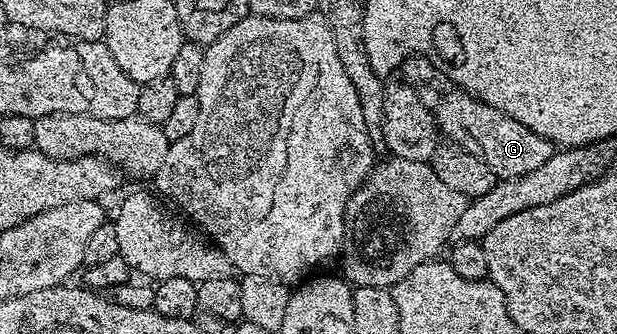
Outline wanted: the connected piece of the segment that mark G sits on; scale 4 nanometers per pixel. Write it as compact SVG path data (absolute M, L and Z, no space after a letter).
M462 90L444 91L440 104L433 109L435 122L439 125L440 133L450 143L459 144L469 154L477 154L493 170L499 180L521 178L548 162L553 153L550 140L541 138L541 134L533 134L529 126L521 126L513 118L501 114L493 106L481 102L477 97Z

